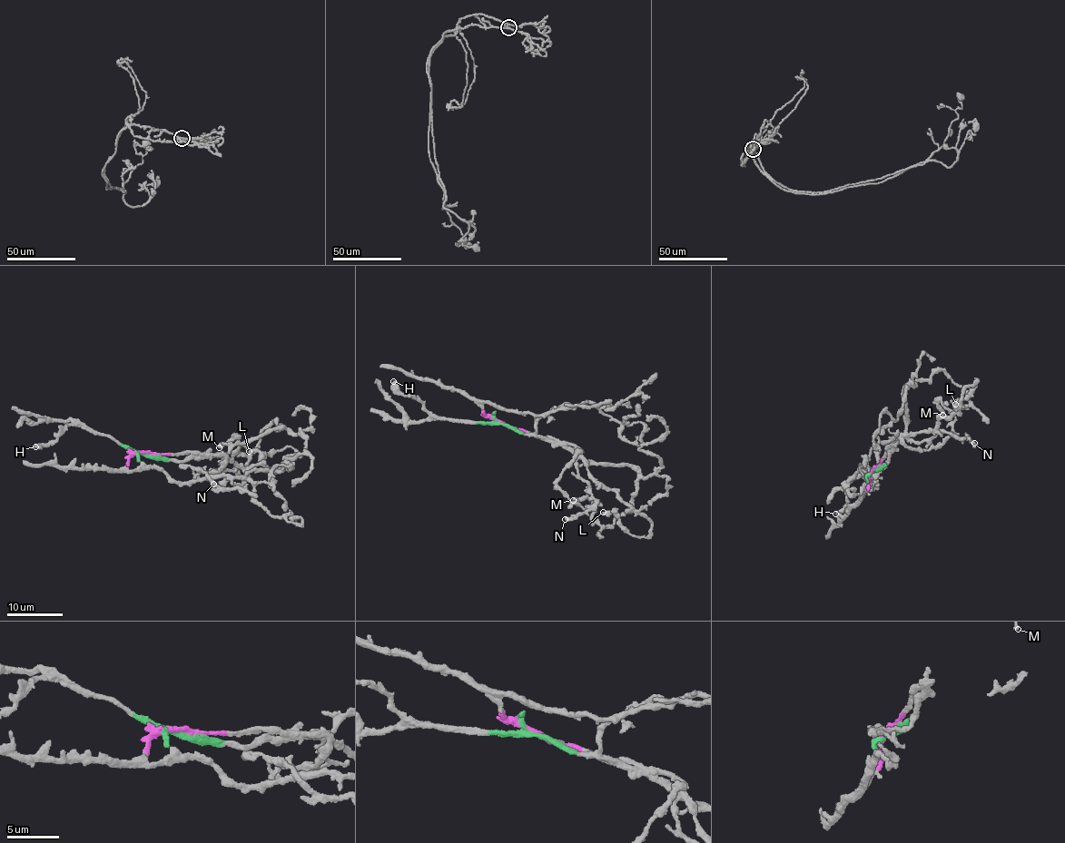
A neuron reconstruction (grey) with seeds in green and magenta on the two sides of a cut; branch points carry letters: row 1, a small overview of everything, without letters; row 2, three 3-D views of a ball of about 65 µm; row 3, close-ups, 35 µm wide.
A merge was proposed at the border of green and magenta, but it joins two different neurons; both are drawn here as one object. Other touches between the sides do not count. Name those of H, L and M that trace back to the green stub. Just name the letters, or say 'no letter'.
H

